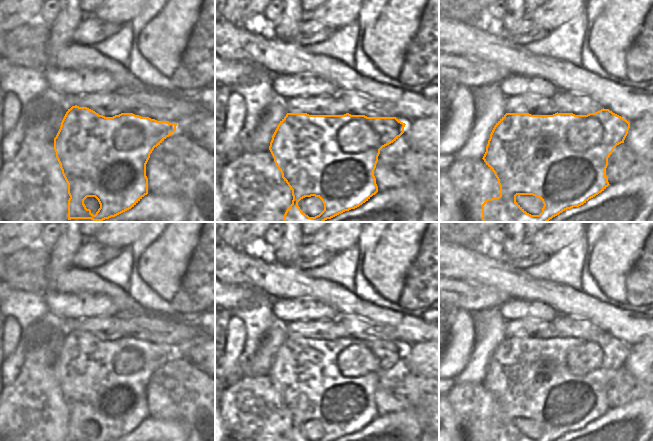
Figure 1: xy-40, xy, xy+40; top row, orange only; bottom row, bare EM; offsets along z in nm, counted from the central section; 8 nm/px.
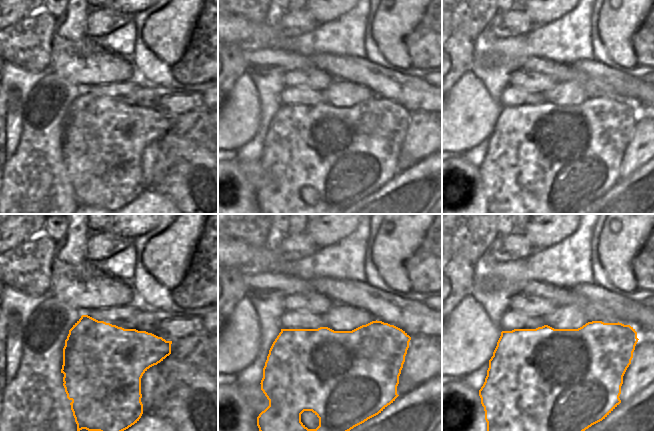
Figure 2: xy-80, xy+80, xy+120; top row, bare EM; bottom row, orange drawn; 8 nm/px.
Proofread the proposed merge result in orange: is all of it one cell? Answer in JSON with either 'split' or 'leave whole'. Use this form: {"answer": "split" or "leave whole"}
{"answer": "split"}

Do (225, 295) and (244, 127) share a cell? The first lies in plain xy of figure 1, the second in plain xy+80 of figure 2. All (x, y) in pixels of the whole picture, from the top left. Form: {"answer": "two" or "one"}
{"answer": "two"}

